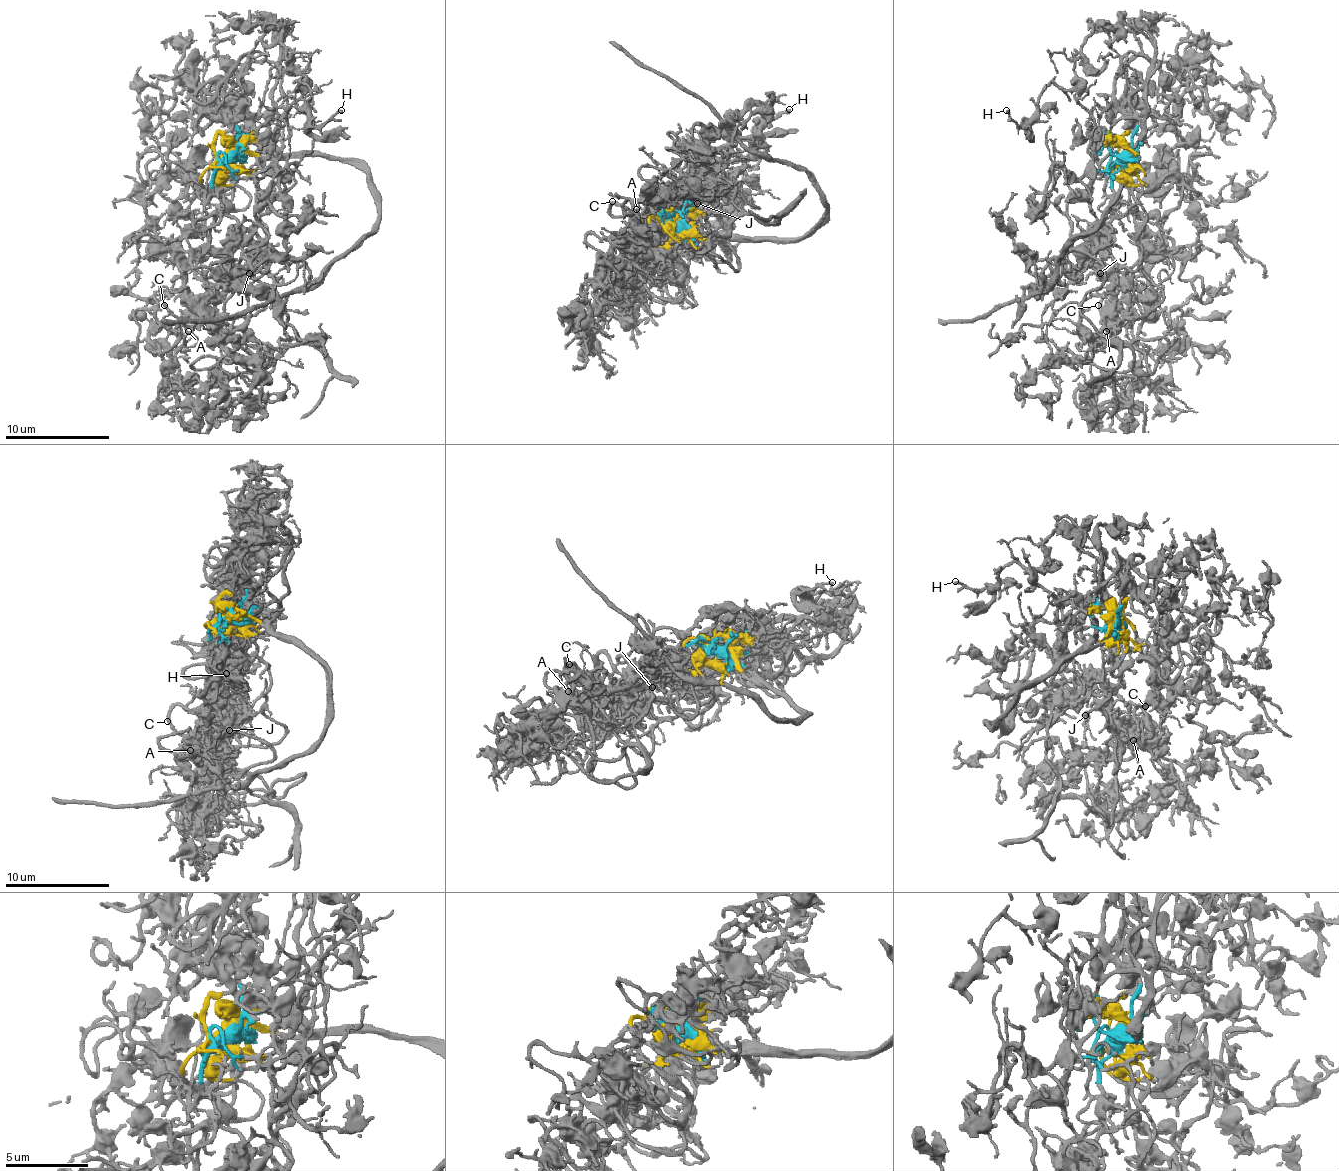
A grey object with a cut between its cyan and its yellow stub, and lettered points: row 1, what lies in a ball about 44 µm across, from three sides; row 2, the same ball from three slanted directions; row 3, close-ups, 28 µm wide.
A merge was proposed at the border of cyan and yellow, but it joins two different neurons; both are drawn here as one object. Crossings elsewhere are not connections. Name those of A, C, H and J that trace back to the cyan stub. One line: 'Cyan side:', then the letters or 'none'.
Cyan side: A, C, J

